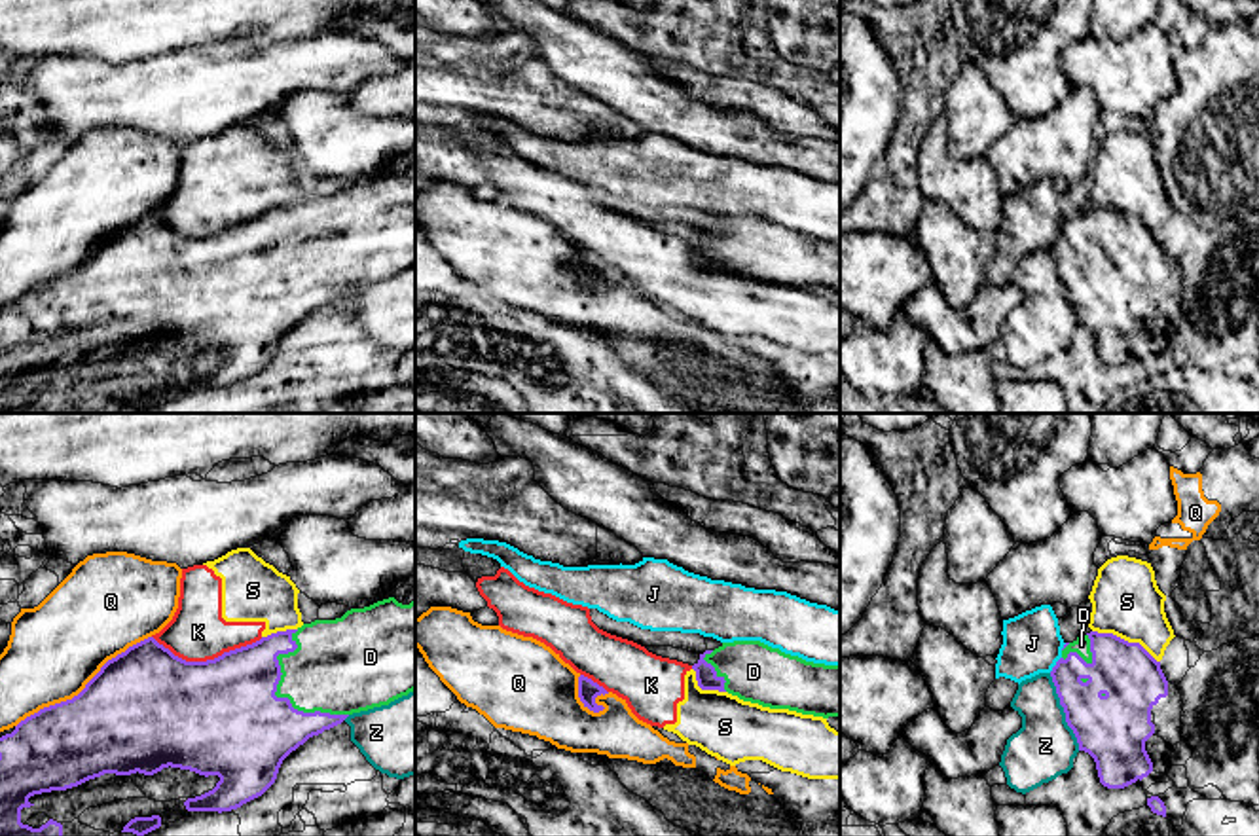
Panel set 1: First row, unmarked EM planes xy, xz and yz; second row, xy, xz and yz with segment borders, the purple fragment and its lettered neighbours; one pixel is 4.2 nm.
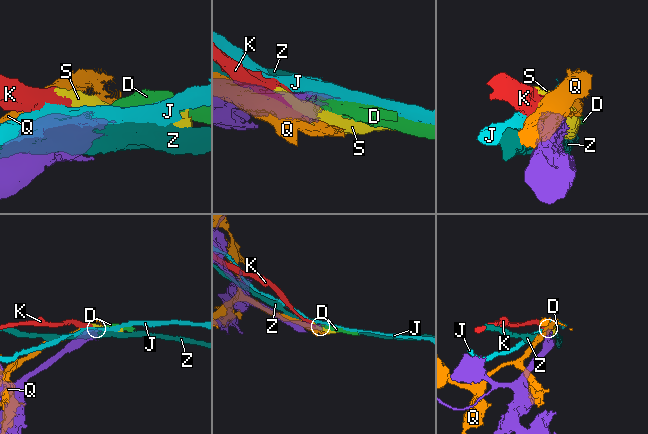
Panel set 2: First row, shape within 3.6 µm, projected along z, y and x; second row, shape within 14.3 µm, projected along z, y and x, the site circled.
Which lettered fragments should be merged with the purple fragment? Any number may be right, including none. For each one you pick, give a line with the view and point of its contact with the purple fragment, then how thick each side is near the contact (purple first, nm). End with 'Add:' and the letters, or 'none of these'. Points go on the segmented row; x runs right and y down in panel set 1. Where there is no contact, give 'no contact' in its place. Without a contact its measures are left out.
D: meets purple in xy at (275, 696); 500 nm thick on the purple side, 340 nm on the other
Add: D

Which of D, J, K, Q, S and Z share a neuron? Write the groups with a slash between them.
D / J / K S / Q / Z

